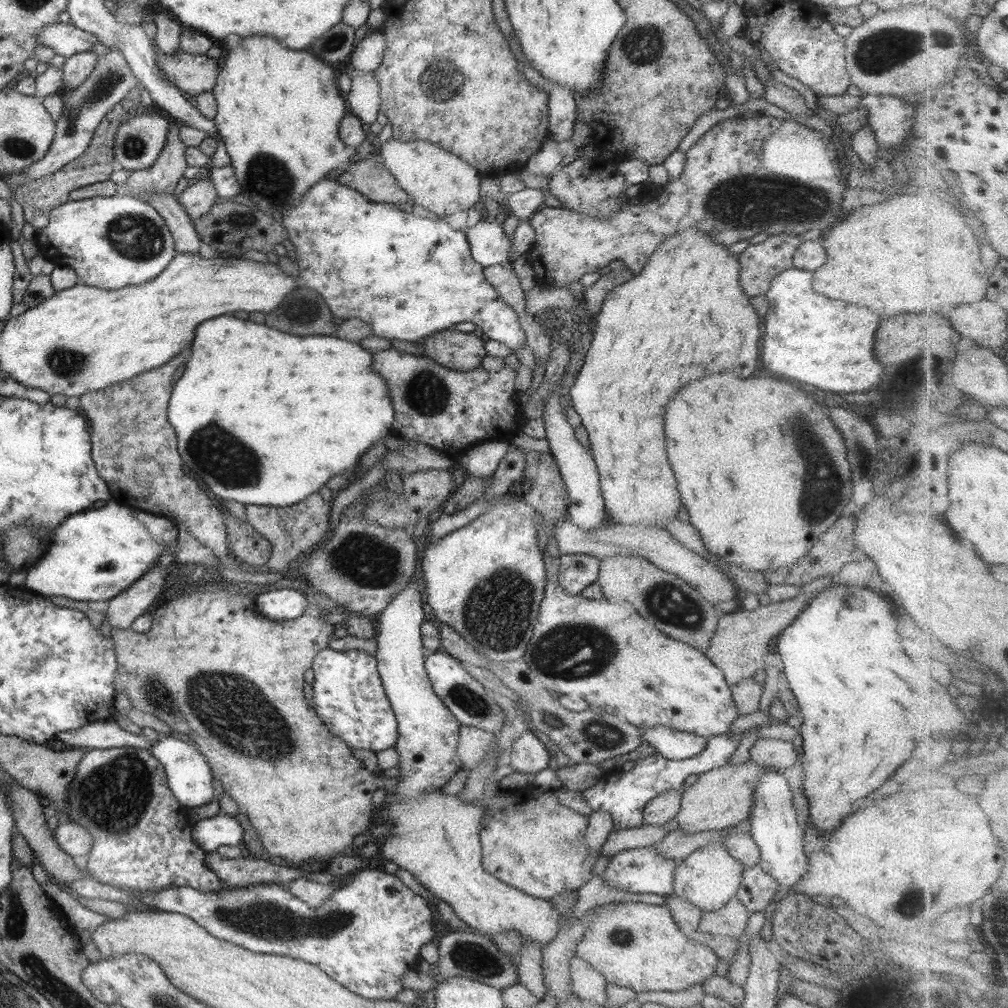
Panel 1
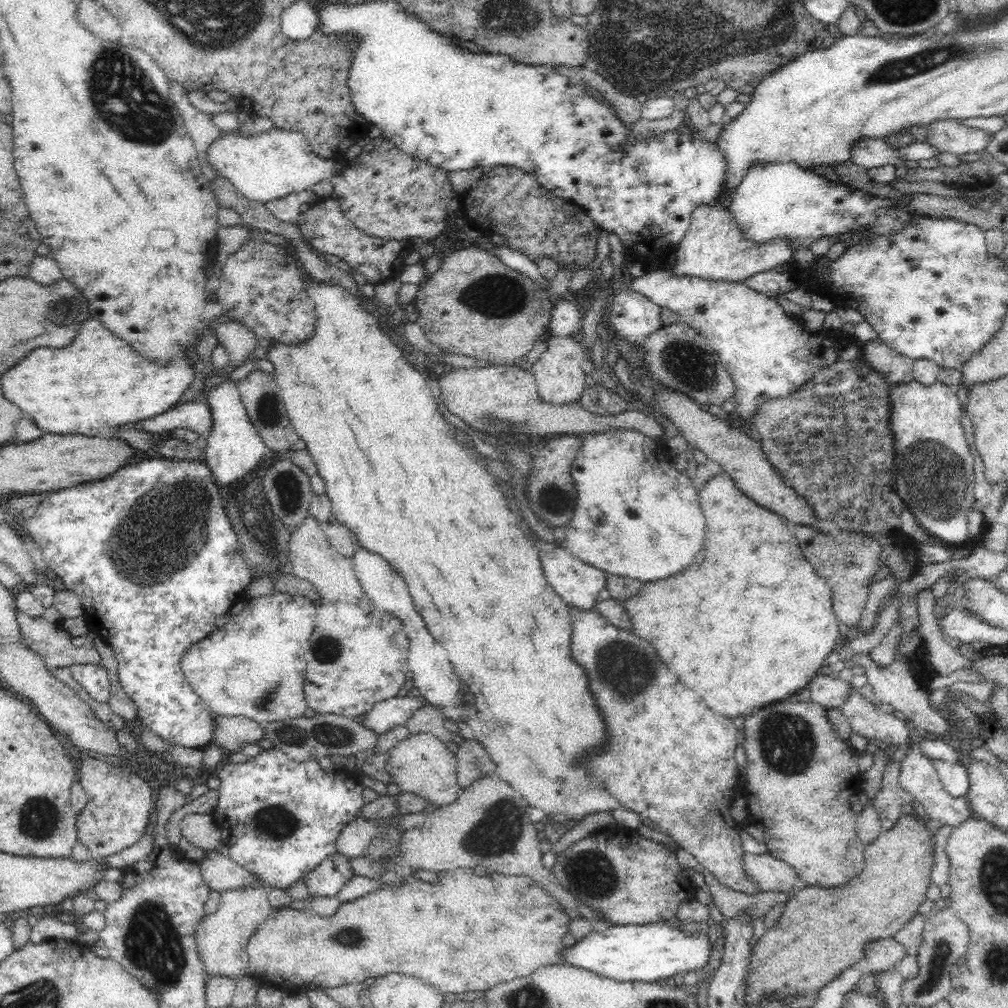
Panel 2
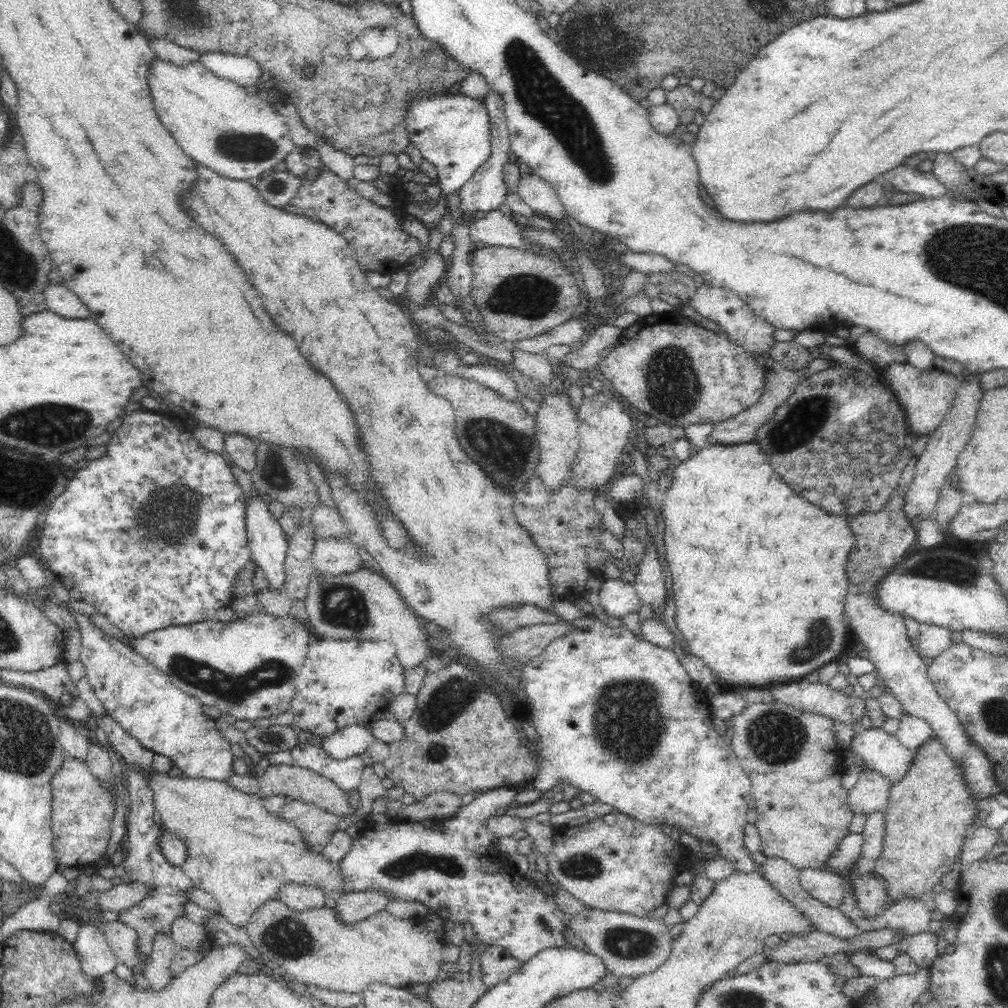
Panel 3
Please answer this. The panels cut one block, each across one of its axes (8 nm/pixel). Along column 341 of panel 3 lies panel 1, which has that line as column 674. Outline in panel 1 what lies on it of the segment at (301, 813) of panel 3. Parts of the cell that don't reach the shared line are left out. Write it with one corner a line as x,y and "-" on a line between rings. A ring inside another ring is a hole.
747,761
743,764
727,763
700,774
694,783
681,788
680,807
673,817
677,822
676,830
681,830
685,834
695,834
703,830
719,831
744,822
753,807
753,799
755,799
753,789
757,777
769,770
772,769

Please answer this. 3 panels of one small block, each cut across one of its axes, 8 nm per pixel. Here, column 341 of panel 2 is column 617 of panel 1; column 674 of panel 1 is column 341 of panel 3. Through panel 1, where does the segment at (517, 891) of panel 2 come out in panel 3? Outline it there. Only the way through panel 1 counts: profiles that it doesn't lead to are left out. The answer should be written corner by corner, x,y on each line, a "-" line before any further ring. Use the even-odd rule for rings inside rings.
275,897
256,910
245,927
261,958
279,964
312,990
363,993
370,983
394,988
429,984
435,981
443,963
440,934
426,929
422,918
398,919
386,910
344,925
334,908
298,912

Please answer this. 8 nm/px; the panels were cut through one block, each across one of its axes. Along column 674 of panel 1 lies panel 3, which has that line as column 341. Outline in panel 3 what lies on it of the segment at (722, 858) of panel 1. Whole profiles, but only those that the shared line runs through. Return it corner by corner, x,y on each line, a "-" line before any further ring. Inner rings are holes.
160,772
154,773
147,784
154,793
155,812
160,814
163,830
171,832
186,847
187,856
181,869
194,888
209,892
218,901
221,915
234,926
246,926
254,912
275,898
279,888
288,883
318,887
326,898
346,894
338,863
326,859
323,852
312,853
300,829
291,820
268,812
259,795
242,792
227,782
170,777

